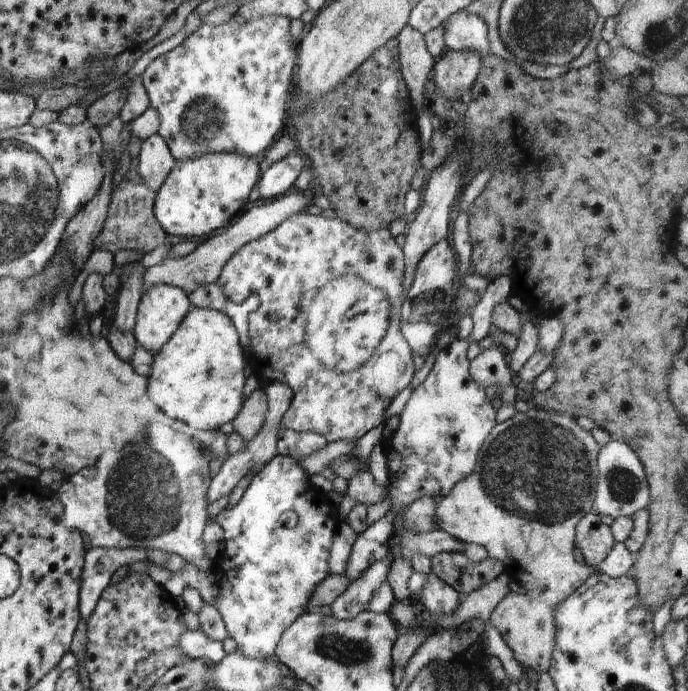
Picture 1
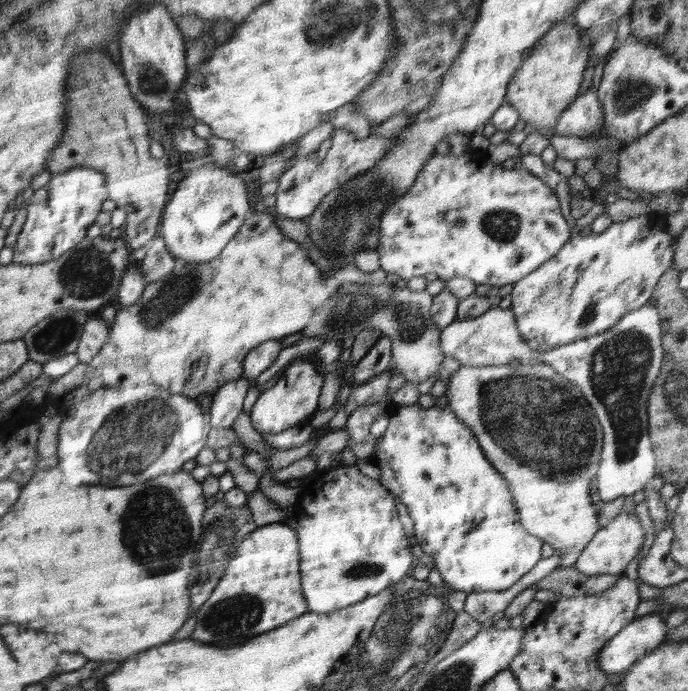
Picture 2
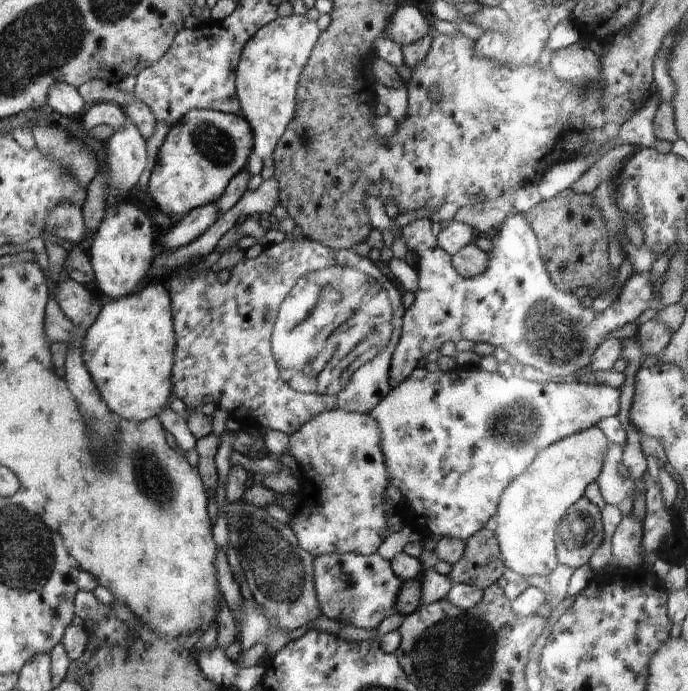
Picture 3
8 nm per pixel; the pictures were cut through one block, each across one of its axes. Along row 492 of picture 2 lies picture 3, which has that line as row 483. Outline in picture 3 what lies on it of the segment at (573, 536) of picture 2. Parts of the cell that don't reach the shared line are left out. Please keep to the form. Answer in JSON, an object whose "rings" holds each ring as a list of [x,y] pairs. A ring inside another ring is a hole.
{"rings":[[[598,425],[574,433],[540,450],[531,465],[503,490],[491,525],[494,527],[506,570],[524,577],[547,577],[559,565],[555,551],[556,528],[568,508],[584,496],[586,486],[598,478],[609,445],[609,440]]]}

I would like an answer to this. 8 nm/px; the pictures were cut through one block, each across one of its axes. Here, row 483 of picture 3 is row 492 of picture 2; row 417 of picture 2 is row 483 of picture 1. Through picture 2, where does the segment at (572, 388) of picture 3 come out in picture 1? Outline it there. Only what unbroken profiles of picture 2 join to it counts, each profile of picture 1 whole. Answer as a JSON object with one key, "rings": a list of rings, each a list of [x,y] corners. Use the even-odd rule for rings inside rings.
{"rings":[[[470,338],[455,339],[440,350],[424,382],[413,390],[399,414],[397,428],[390,434],[394,446],[392,462],[390,436],[382,440],[386,449],[388,476],[392,472],[392,480],[389,480],[387,486],[387,497],[392,502],[392,508],[384,518],[357,535],[344,573],[348,580],[358,578],[374,562],[390,559],[394,522],[407,506],[424,496],[432,496],[436,502],[442,500],[460,480],[468,478],[474,472],[482,443],[496,426],[494,420],[497,411],[492,408],[492,402],[488,402],[484,388],[480,388],[470,374],[471,360],[467,357],[470,343]],[[396,460],[400,460],[400,464],[396,464]]]}

